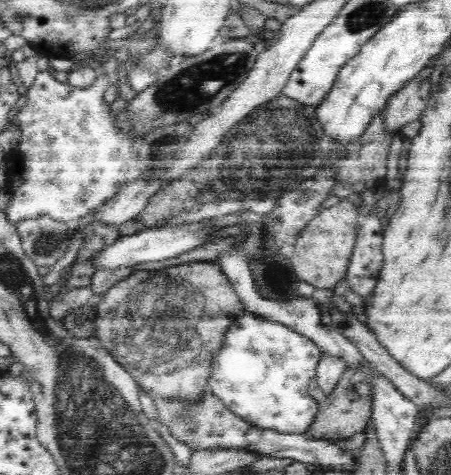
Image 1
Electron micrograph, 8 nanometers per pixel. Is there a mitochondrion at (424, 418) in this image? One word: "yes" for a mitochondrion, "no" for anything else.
no

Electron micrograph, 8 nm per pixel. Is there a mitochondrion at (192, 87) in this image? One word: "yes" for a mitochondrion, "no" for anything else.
yes

